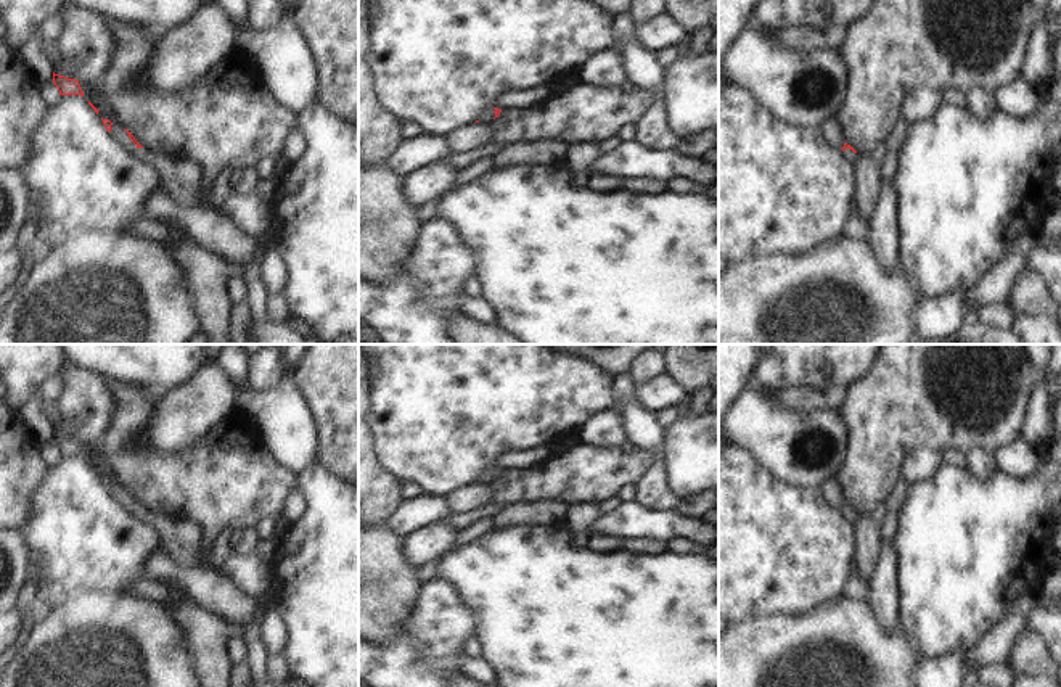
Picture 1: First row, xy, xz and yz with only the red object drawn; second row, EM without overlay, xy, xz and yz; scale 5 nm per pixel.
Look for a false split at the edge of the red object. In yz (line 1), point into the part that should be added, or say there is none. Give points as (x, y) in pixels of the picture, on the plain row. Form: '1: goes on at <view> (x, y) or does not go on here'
1: goes on at yz (852, 517)

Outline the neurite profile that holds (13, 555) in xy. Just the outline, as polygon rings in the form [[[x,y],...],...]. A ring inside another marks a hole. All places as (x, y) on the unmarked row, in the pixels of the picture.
[[[0,529],[0,613],[14,610],[29,578],[29,555],[18,529]]]

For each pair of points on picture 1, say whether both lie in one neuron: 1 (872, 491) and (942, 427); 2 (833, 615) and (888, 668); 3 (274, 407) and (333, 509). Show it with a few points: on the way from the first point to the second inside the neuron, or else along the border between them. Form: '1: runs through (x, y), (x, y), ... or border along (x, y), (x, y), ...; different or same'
1: runs through (875, 468), (920, 427); same
2: runs through (846, 628), (875, 657); same
3: border along (315, 460), (296, 475); different

